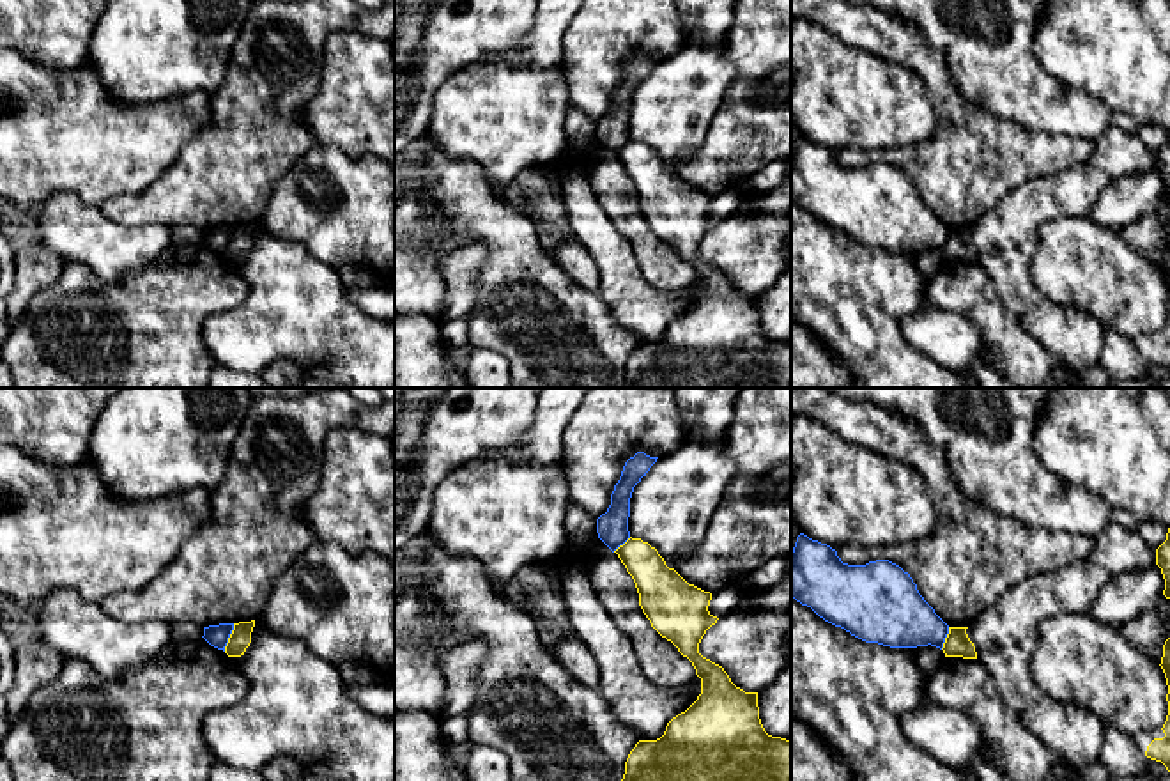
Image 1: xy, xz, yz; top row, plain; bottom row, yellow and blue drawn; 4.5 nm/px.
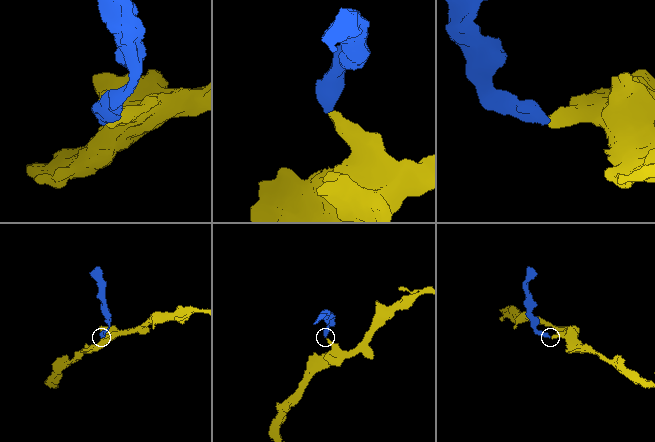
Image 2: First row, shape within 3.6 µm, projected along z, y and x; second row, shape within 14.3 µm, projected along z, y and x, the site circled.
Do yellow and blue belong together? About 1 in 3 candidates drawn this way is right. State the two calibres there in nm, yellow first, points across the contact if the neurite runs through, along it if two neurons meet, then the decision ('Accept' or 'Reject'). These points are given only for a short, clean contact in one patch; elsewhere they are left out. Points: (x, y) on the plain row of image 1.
Thickness 100 nm (yellow) against 100 nm. Boundary: xy (234, 227), (223, 254). Reject

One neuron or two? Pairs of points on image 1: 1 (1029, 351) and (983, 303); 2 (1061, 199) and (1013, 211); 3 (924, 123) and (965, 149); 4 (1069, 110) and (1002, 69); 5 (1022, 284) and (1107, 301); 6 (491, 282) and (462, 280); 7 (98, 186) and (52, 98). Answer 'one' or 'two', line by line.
1: one
2: one
3: two
4: one
5: two
6: two
7: one

